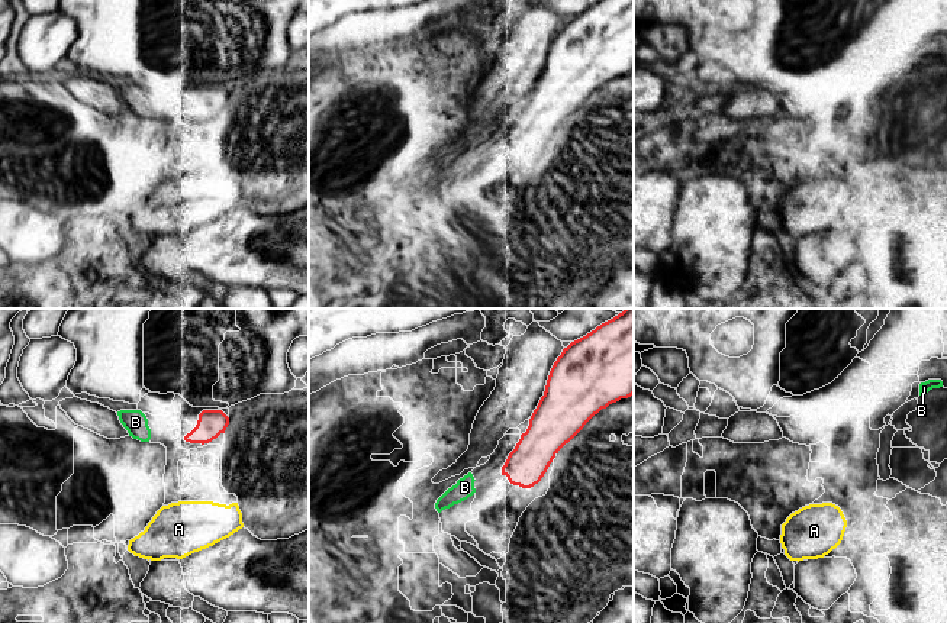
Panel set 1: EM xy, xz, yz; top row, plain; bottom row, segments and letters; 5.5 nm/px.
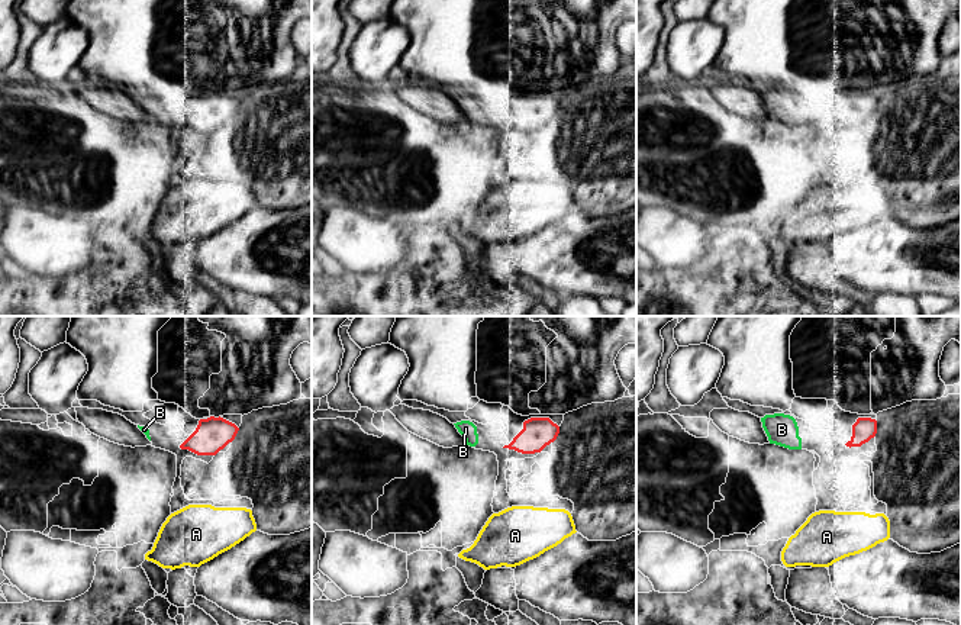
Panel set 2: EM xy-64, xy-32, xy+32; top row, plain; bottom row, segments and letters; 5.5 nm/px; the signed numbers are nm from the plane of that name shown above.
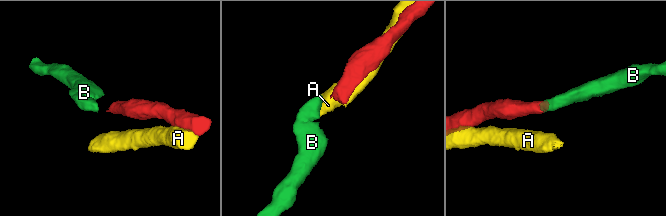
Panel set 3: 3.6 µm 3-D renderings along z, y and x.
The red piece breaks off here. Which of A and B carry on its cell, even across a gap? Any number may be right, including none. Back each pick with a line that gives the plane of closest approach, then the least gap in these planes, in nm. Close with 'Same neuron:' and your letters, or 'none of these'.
B: Closest in xz. Distance 160 nm
Same neuron: B

